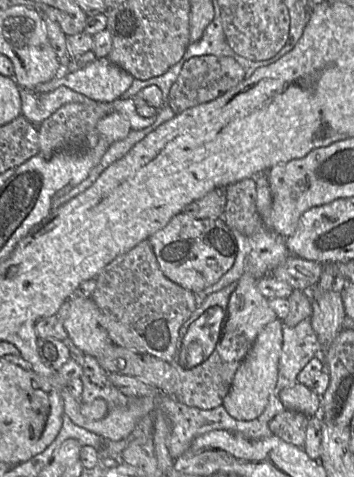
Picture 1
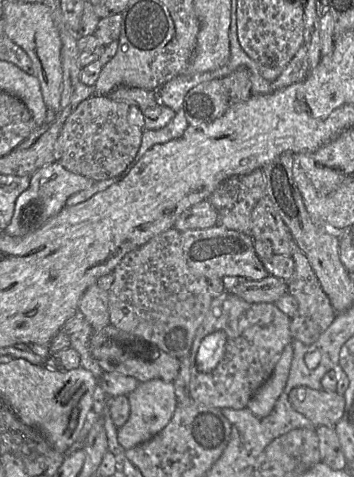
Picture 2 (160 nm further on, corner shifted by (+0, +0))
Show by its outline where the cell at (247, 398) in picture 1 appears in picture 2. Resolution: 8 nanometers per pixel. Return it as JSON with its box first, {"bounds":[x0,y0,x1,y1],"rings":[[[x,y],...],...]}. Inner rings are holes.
{"bounds":[246,344,292,418],"rings":[[[288,344],[275,365],[272,375],[249,400],[246,408],[256,417],[263,418],[272,411],[285,387],[291,367],[292,354],[292,346]]]}

